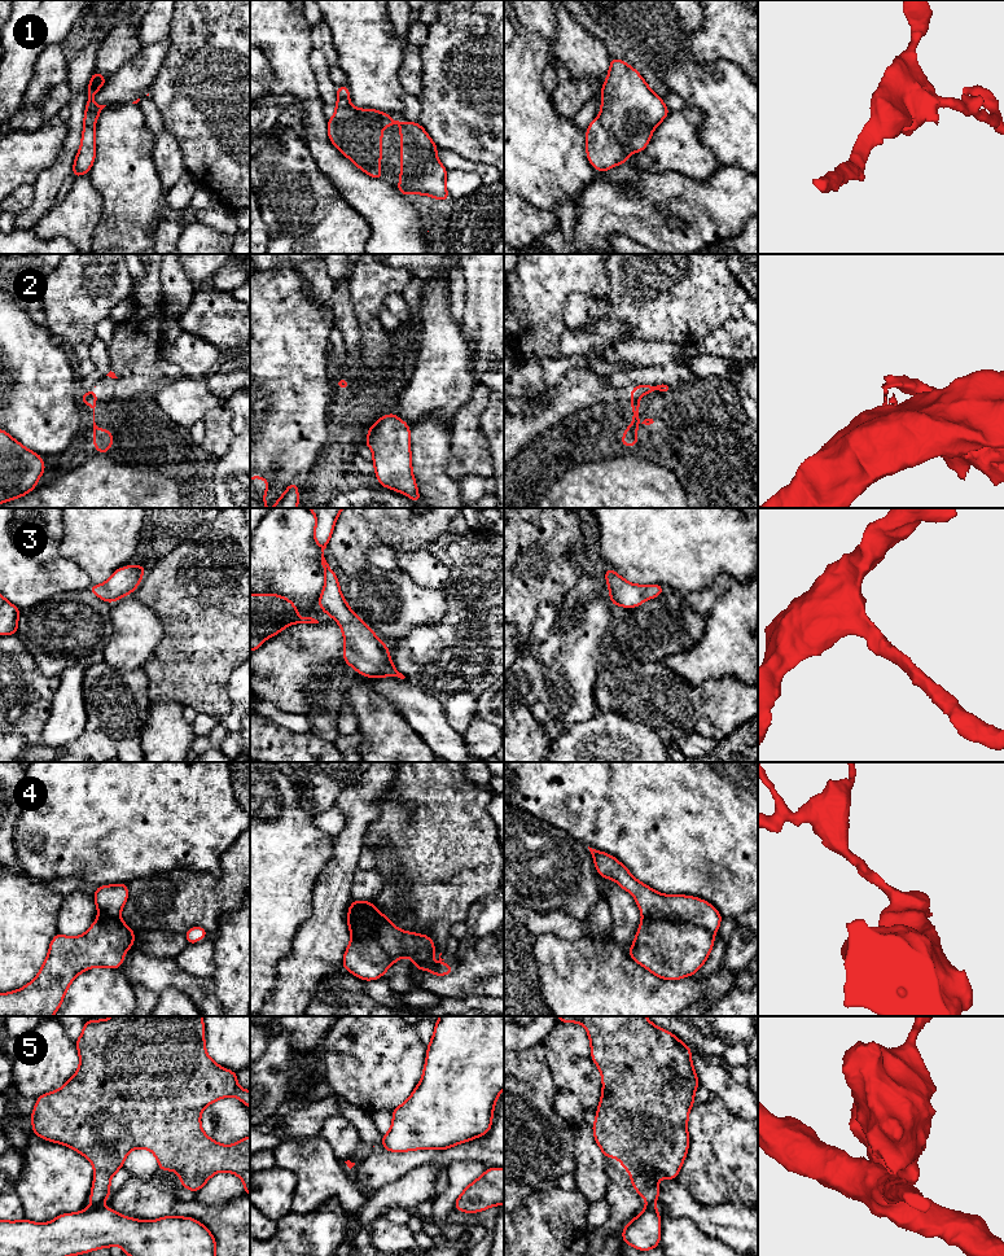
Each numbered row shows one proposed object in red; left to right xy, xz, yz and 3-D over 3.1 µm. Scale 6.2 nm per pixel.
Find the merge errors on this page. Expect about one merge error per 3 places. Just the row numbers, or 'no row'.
2, 4, 5

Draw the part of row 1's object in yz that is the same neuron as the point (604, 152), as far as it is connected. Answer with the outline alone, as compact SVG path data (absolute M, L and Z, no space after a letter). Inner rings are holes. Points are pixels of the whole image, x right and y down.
M619 58L610 60L601 95L601 111L586 130L586 152L588 162L605 172L628 162L630 153L643 152L670 110L639 71Z

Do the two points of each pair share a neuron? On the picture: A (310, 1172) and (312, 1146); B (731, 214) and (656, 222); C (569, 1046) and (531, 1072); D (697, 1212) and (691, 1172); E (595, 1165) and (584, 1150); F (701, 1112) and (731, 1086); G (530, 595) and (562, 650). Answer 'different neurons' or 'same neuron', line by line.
A: same neuron
B: same neuron
C: different neurons
D: different neurons
E: same neuron
F: different neurons
G: different neurons

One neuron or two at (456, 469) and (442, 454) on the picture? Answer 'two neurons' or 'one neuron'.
two neurons

